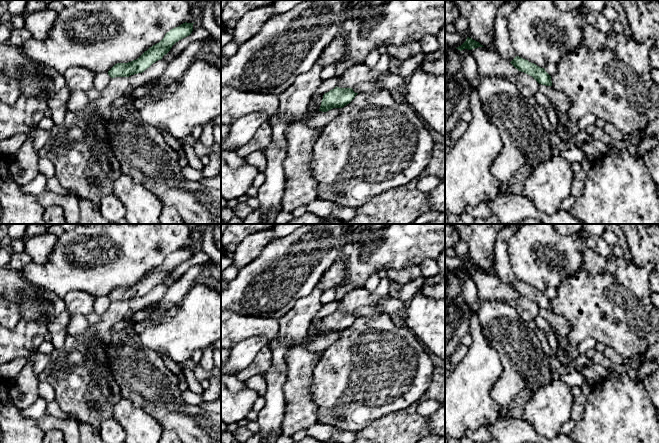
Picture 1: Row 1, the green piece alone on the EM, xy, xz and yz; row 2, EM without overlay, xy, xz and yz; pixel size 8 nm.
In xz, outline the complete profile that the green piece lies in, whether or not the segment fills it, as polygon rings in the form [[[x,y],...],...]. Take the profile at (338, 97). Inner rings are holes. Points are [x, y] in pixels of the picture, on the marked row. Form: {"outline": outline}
{"outline": [[[335,87],[323,95],[319,111],[327,112],[333,108],[343,108],[357,95],[352,88]]]}

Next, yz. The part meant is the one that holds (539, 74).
{"outline": [[[516,56],[510,63],[518,71],[532,76],[539,84],[552,86],[551,76],[545,71],[544,68],[541,68],[519,56]]]}

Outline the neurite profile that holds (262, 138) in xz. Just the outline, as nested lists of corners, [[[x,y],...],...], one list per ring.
[[[269,121],[261,124],[249,142],[239,147],[236,152],[240,157],[247,158],[255,151],[264,152],[272,141],[272,129]]]

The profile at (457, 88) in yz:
[[[462,69],[455,76],[445,74],[445,138],[459,122],[461,114],[469,109],[470,93],[477,83],[468,82]]]

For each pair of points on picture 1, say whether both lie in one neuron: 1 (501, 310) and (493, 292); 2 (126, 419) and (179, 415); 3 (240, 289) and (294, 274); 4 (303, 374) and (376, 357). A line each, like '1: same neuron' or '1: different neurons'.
1: different neurons
2: different neurons
3: same neuron
4: different neurons

